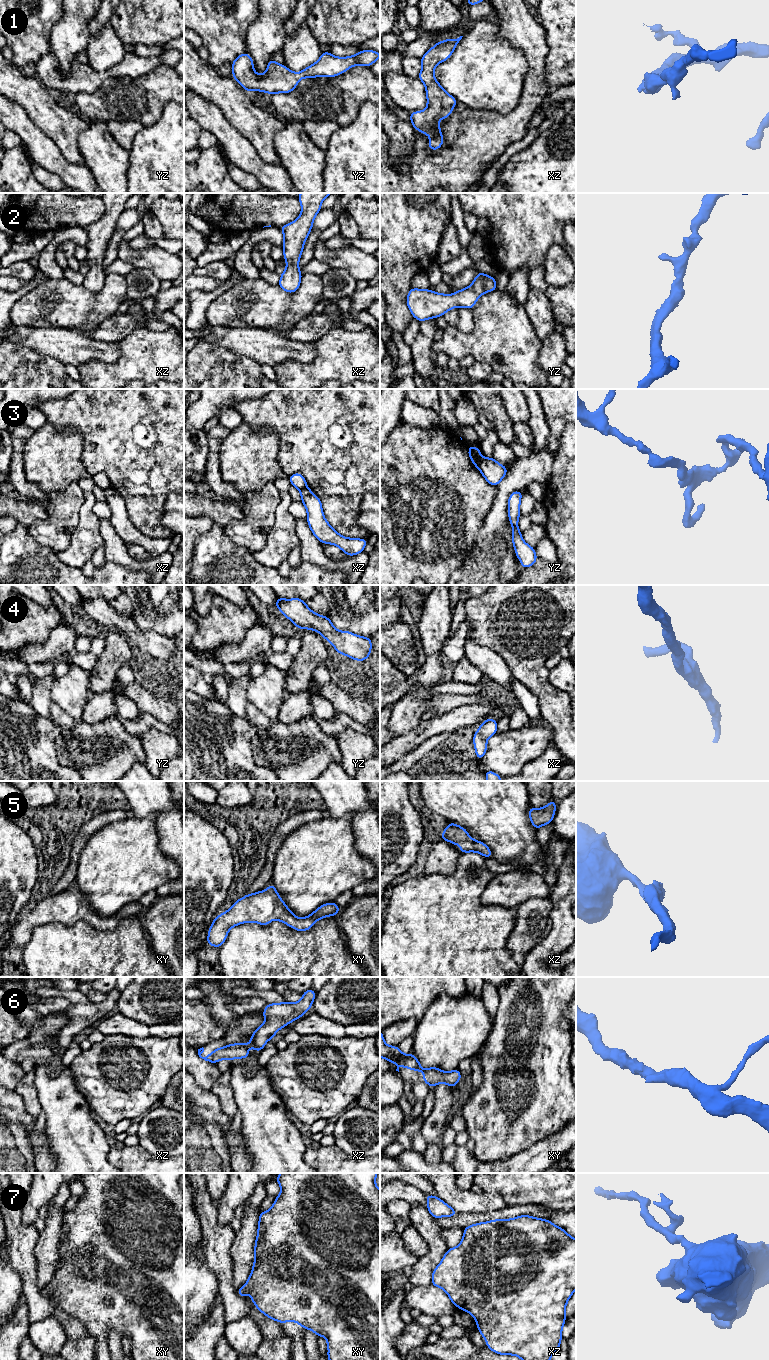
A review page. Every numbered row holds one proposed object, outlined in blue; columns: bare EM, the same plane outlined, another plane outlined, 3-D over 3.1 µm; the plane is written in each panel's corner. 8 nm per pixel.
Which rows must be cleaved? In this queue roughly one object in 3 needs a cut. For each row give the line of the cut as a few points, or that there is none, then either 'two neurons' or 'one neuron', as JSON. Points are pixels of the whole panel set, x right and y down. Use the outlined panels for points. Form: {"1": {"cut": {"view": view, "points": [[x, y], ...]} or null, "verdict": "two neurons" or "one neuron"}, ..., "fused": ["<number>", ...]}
{"1": {"cut": null, "verdict": "one neuron"}, "2": {"cut": null, "verdict": "one neuron"}, "3": {"cut": {"view": "yz", "points": [[481, 457], [477, 466]]}, "verdict": "two neurons"}, "4": {"cut": null, "verdict": "one neuron"}, "5": {"cut": null, "verdict": "one neuron"}, "6": {"cut": null, "verdict": "one neuron"}, "7": {"cut": null, "verdict": "one neuron"}, "fused": ["3"]}

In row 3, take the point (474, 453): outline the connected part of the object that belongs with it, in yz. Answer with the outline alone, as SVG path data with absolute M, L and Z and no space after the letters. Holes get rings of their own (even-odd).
M469 445L468 454L474 466L478 467L479 461L482 458L479 448Z

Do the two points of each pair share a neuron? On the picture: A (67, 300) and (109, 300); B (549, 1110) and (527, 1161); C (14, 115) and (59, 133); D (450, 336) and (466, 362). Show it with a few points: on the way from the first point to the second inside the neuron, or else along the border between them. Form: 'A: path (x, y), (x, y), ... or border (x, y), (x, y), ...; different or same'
A: path (77, 301), (99, 301); same
B: border (537, 1140), (515, 1155); different
C: border (22, 106), (27, 115), (53, 141); different
D: border (460, 360), (470, 355), (475, 361); different

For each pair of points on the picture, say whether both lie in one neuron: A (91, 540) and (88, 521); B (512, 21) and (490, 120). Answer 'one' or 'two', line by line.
A: one
B: one

